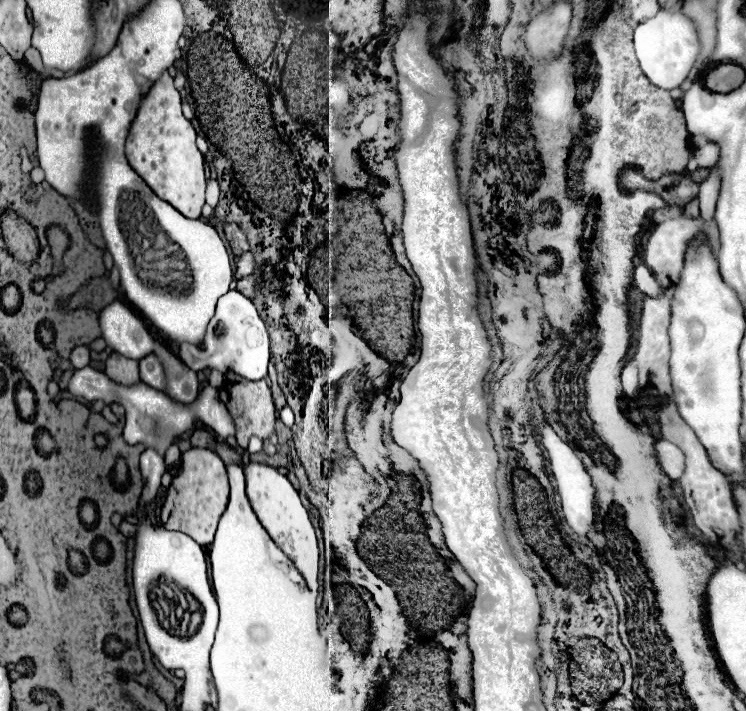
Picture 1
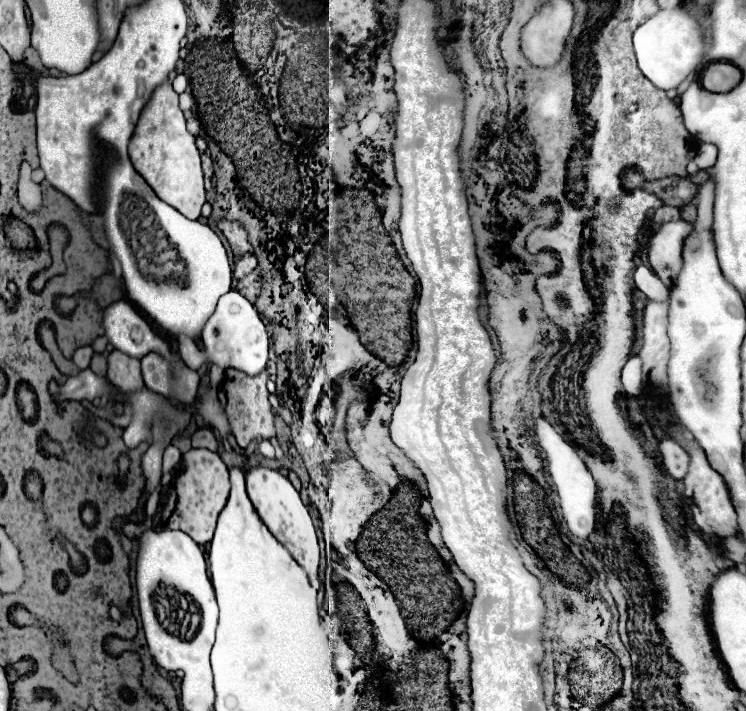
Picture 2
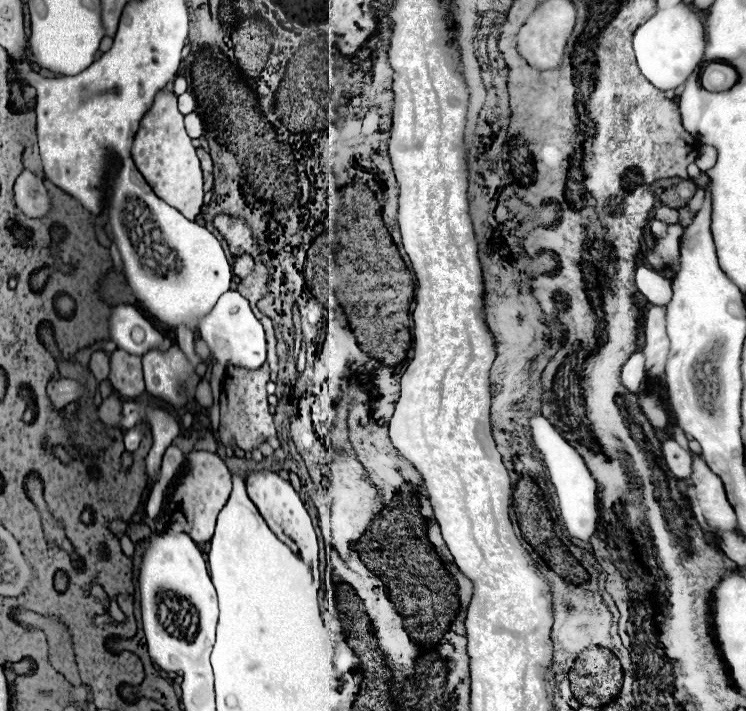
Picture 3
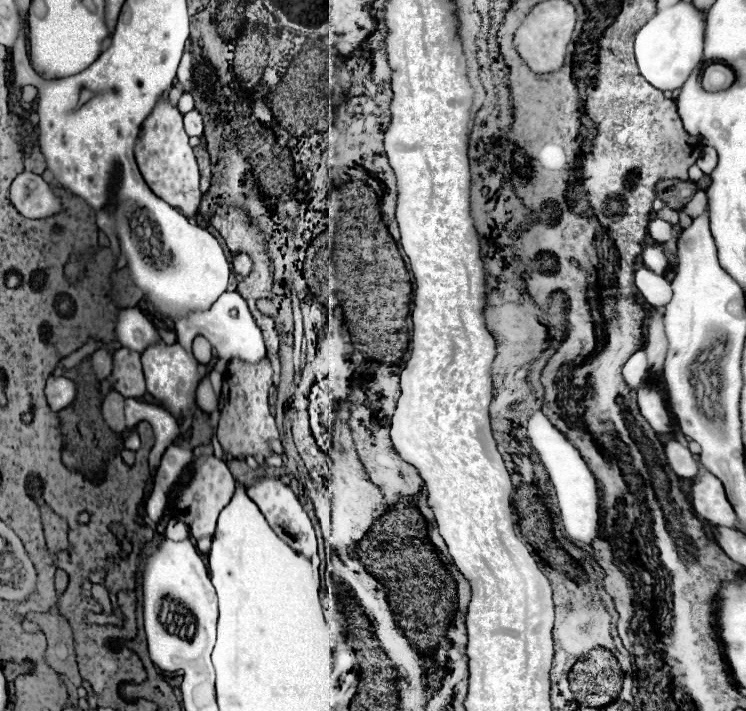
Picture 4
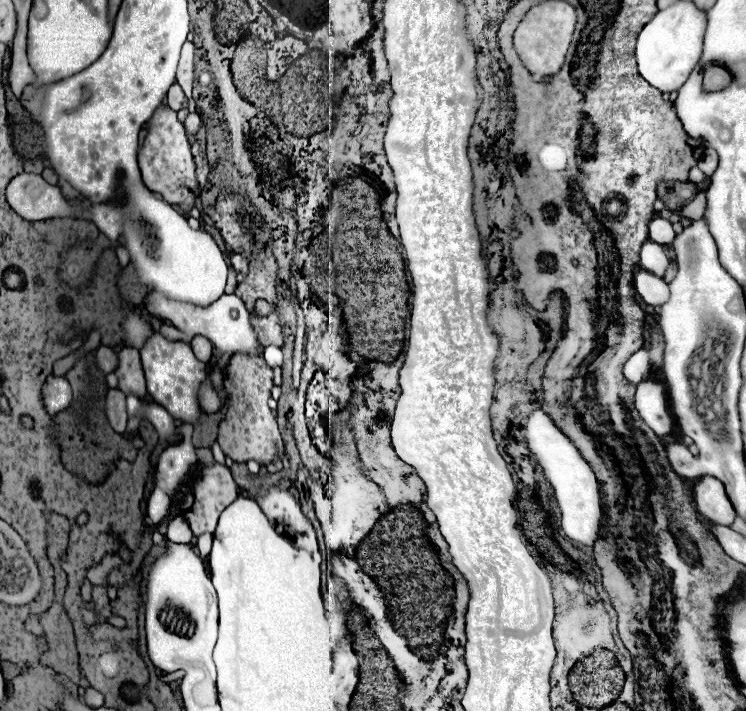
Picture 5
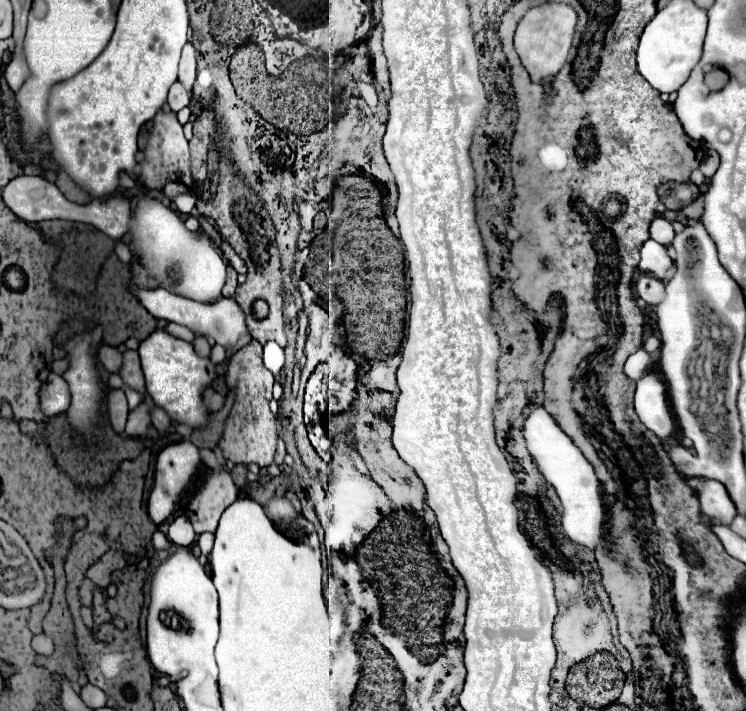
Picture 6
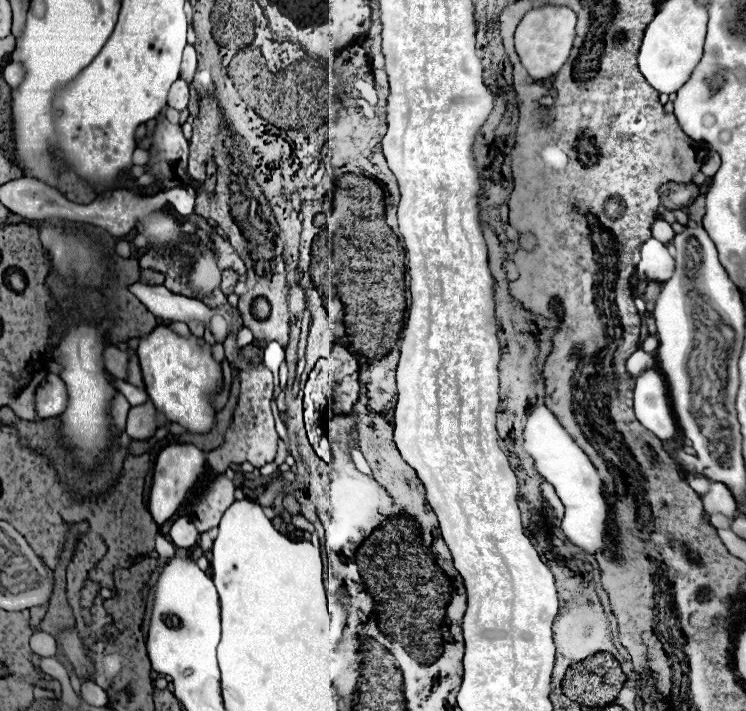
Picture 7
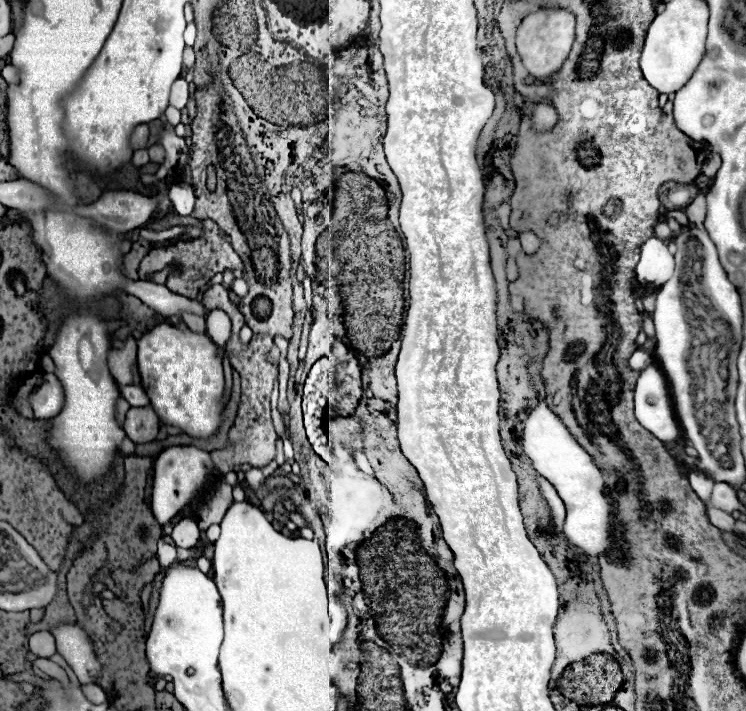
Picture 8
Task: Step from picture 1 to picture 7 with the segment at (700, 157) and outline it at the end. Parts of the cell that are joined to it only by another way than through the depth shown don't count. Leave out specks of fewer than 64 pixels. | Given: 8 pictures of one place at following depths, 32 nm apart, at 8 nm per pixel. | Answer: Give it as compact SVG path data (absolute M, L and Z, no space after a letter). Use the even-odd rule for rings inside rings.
M710 151L707 155L706 162L702 164L702 174L704 176L714 176L721 165L721 158L715 151ZM714 154L714 156L712 156Z

